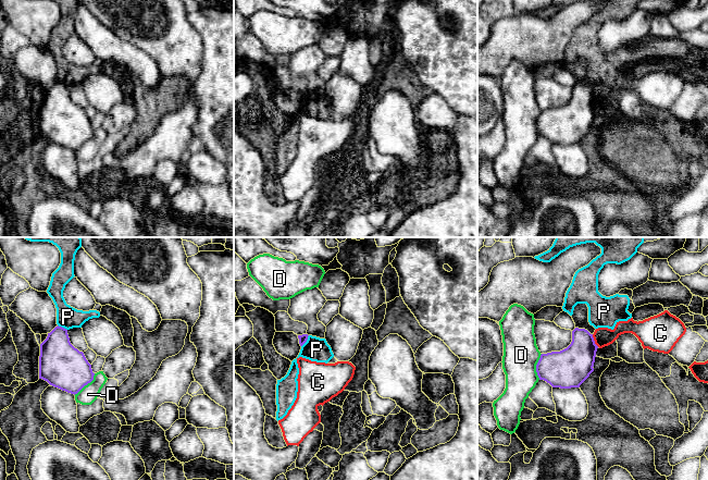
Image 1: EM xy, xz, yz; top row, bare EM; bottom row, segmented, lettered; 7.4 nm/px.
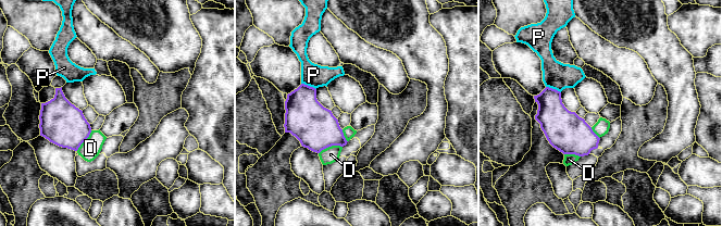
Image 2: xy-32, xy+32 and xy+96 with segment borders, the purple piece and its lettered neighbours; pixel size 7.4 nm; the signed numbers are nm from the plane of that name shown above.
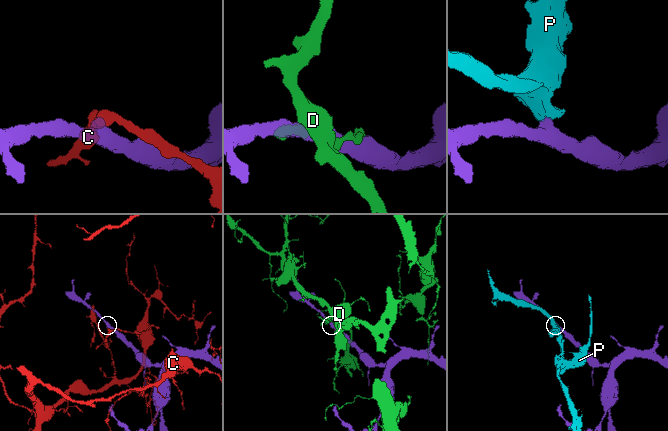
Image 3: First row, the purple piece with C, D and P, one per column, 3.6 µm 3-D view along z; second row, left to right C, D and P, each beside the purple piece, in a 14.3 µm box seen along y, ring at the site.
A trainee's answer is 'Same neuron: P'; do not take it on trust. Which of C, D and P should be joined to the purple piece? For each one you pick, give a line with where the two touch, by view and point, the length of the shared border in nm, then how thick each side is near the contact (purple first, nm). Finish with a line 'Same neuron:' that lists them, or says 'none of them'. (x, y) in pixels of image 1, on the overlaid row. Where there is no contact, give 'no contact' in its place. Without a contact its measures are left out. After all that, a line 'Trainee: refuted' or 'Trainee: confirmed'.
Same neuron: none of them
Trainee: refuted

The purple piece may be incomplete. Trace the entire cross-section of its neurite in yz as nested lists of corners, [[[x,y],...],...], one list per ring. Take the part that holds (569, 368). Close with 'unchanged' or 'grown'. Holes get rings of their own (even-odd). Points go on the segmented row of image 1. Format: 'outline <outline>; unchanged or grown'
outline [[[575,328],[567,348],[541,355],[536,365],[537,376],[552,387],[580,387],[594,371],[597,348],[593,334]]]; unchanged

